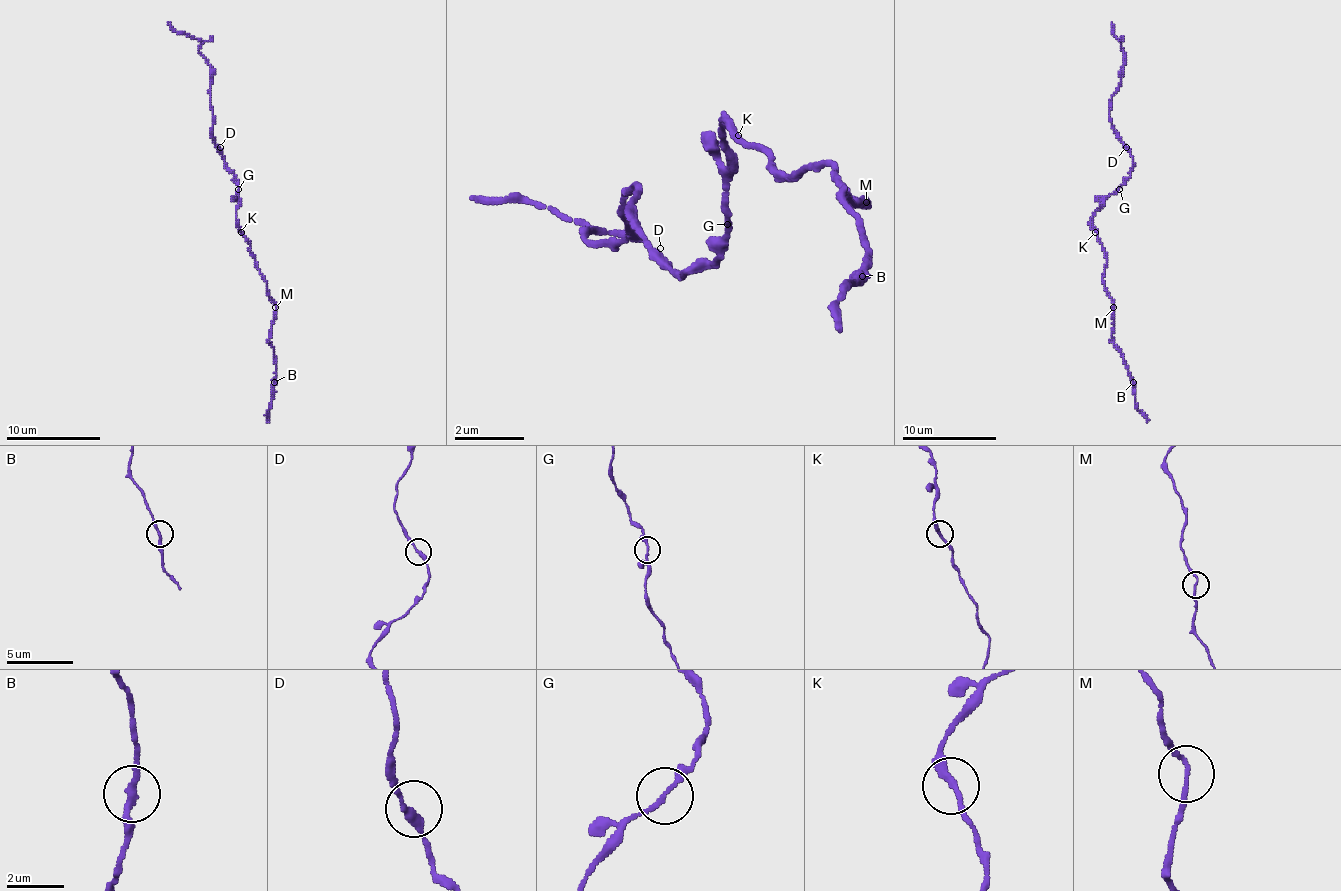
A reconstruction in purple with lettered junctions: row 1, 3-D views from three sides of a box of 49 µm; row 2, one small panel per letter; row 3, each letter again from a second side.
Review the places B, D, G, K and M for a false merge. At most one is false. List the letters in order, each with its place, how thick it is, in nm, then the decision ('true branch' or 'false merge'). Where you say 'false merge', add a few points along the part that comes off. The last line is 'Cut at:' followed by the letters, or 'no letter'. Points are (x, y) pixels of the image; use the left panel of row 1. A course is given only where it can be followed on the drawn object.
B: at (274, 382); 240 nm thick; true branch
D: at (220, 147); 240 nm thick; true branch
G: at (238, 189); 170 nm thick; true branch
K: at (241, 232); 240 nm thick; true branch
M: at (275, 307); 140 nm thick; true branch
Cut at: no letter

